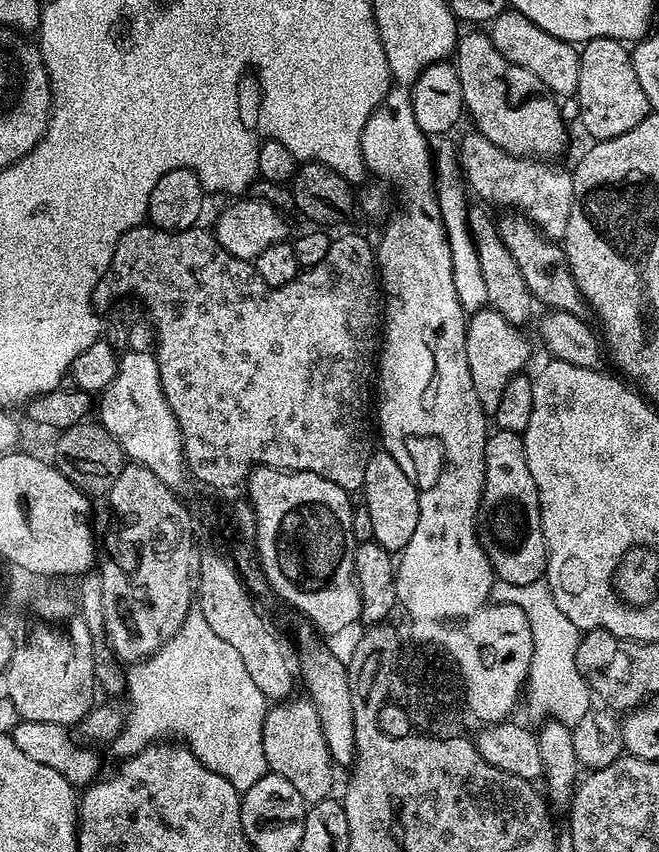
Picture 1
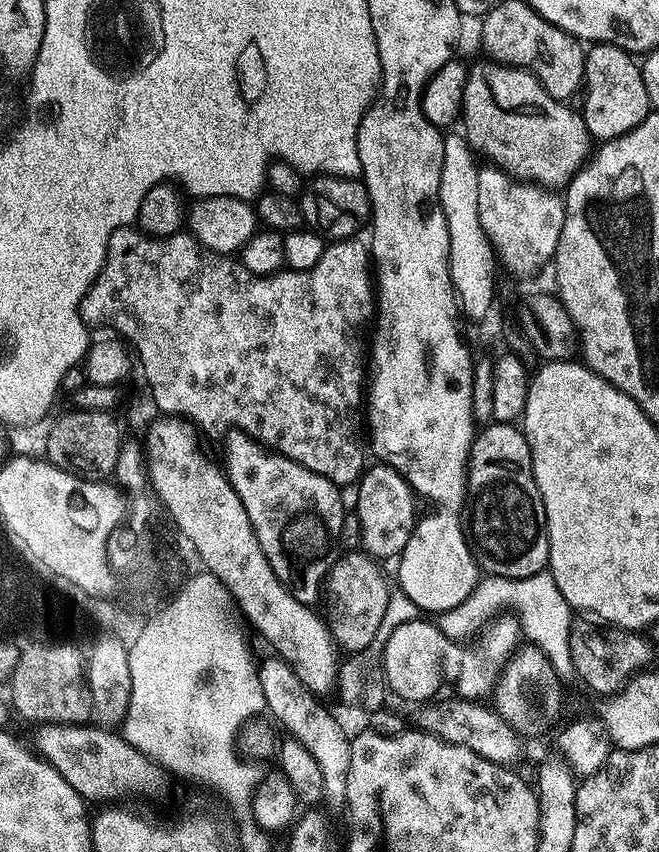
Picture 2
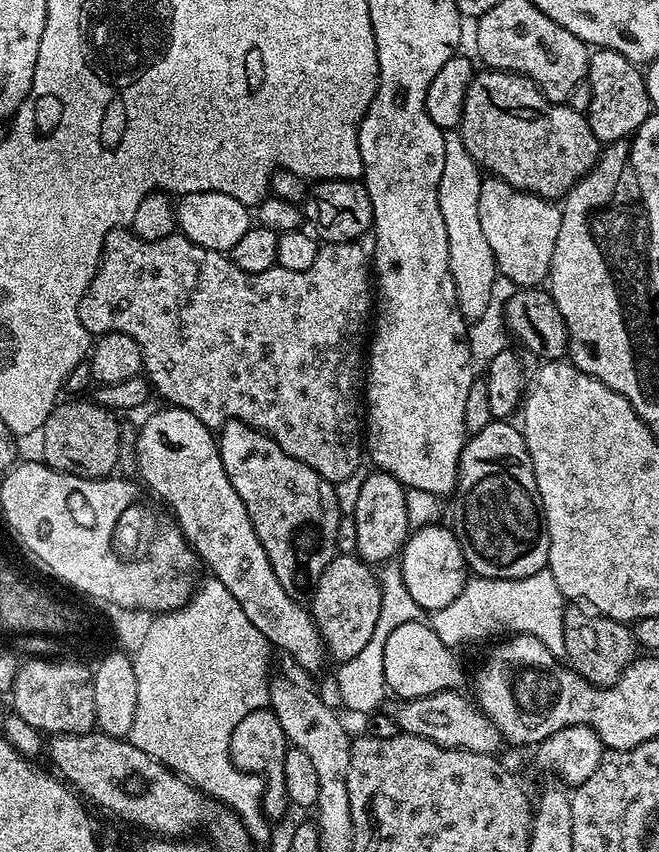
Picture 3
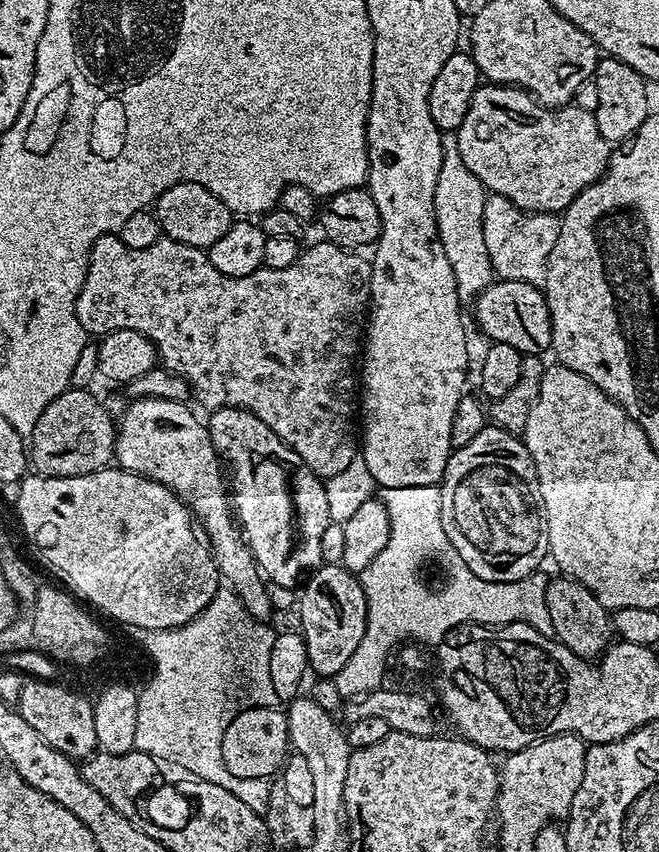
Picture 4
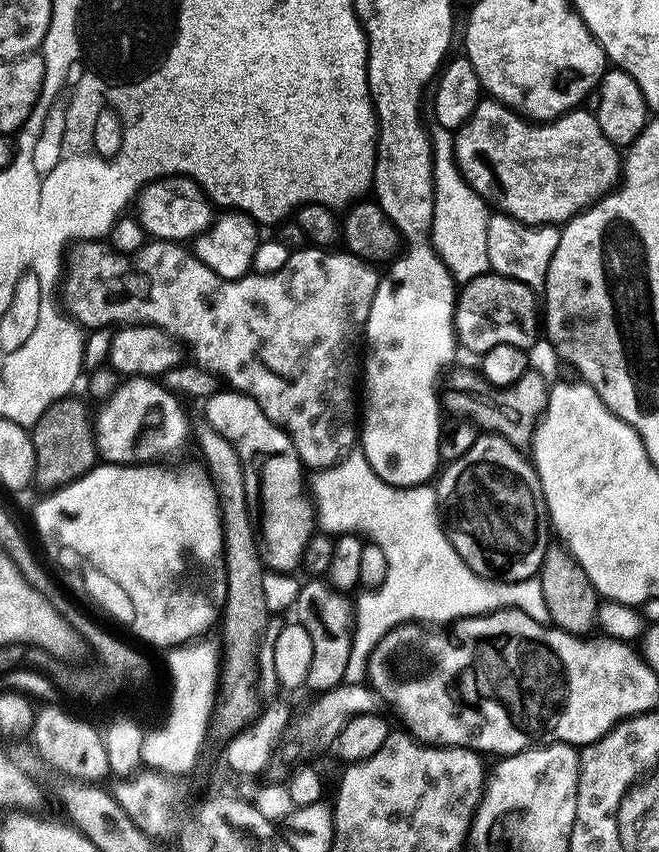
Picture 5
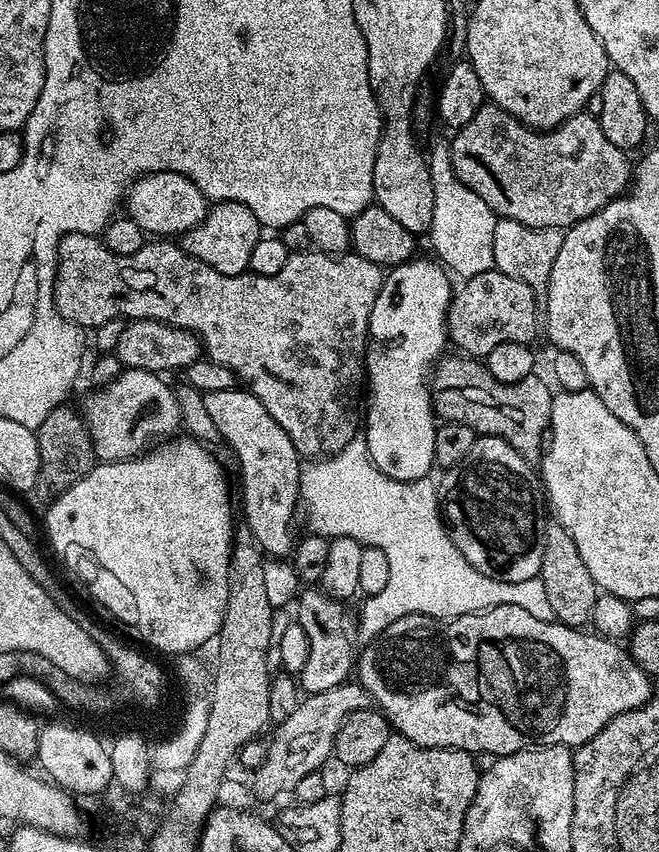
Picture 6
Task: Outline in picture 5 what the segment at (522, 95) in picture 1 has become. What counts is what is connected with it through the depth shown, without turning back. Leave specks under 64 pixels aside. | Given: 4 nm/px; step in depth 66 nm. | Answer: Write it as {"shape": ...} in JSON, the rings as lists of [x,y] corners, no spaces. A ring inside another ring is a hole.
{"shape":[[[481,99],[468,121],[455,129],[455,167],[493,209],[523,224],[563,225],[611,192],[622,167],[617,145],[602,134],[595,115],[584,111],[566,112],[551,122],[533,122],[500,100]]]}

